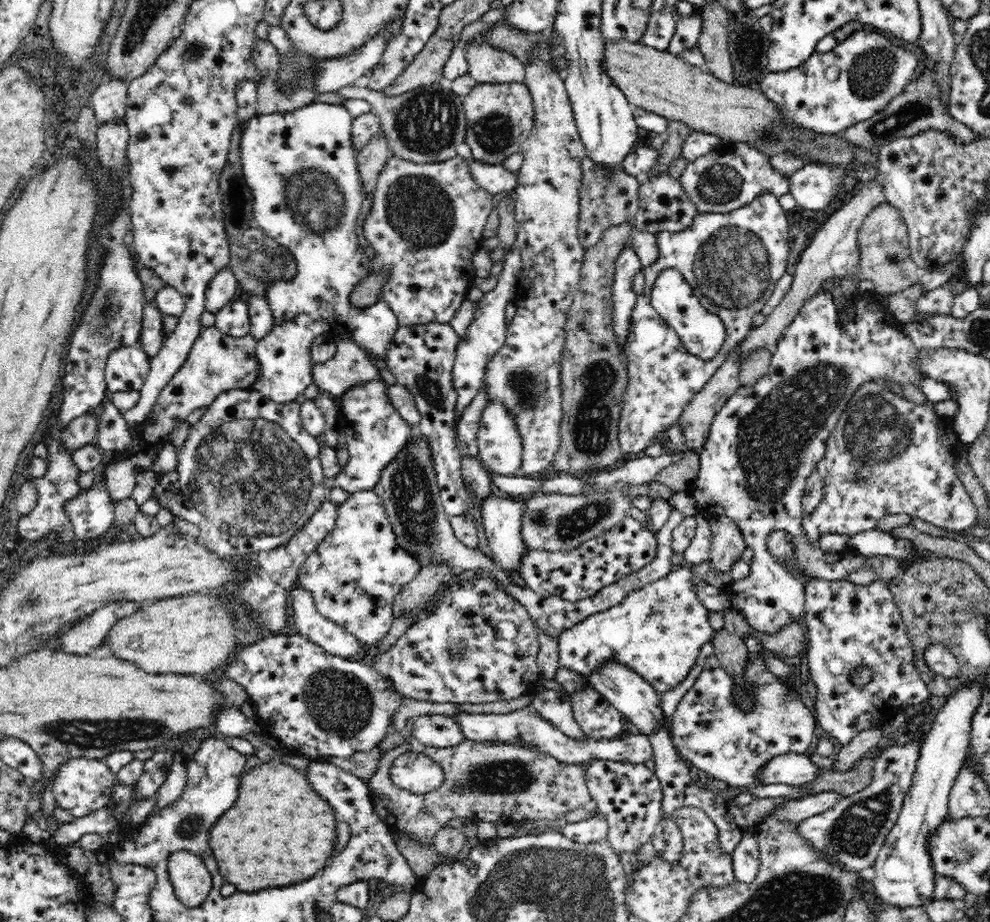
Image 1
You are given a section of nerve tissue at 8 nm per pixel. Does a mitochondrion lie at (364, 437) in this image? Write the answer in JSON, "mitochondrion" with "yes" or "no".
{"mitochondrion":"no"}

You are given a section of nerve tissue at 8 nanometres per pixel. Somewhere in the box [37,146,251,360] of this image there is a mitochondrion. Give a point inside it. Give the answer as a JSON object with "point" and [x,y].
{"point":[109,305]}

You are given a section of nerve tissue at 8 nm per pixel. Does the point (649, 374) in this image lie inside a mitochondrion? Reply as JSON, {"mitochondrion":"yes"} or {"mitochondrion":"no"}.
{"mitochondrion":"no"}

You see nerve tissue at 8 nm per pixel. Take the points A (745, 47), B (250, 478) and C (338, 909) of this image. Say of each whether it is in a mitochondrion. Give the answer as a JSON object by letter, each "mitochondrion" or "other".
{"A":"mitochondrion","B":"mitochondrion","C":"other"}

